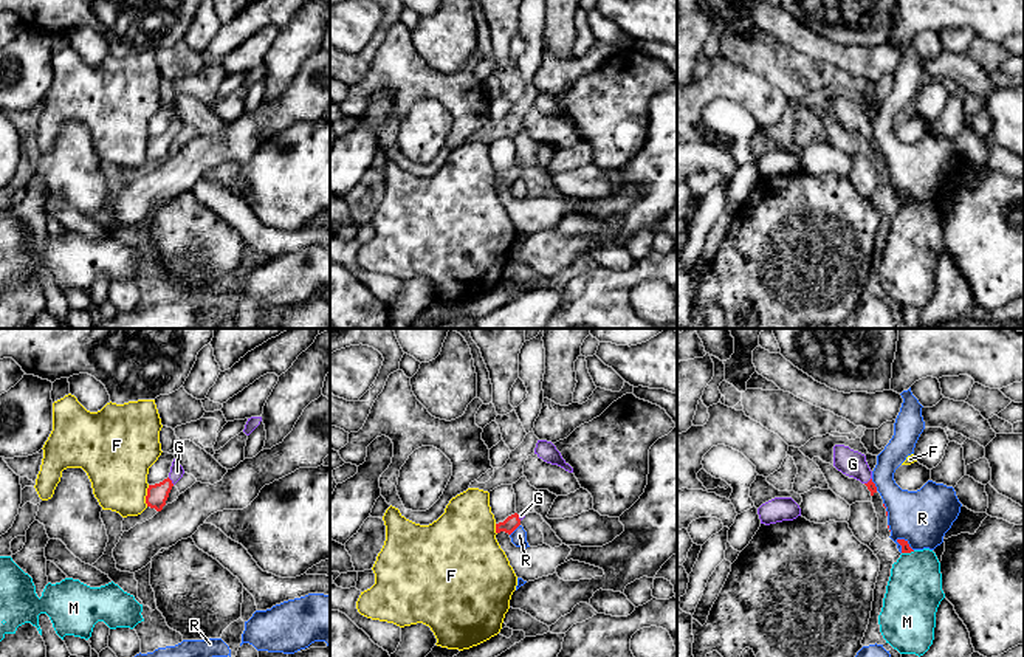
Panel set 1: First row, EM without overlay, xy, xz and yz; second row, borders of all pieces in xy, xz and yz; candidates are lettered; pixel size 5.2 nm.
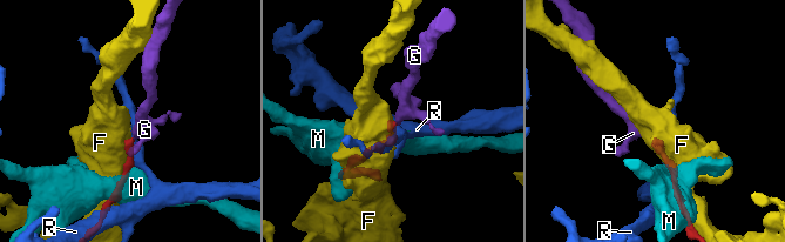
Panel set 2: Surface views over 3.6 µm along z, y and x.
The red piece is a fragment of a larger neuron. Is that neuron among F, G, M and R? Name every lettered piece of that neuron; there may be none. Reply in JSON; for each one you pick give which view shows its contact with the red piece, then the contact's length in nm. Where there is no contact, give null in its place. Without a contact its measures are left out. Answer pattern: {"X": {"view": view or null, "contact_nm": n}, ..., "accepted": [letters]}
{"G": {"view": "xy", "contact_nm": 50}, "accepted": ["G"]}

